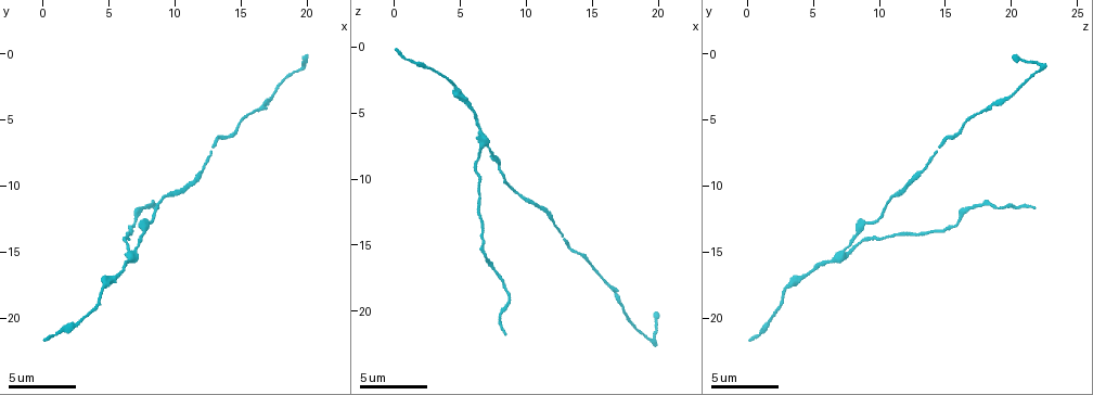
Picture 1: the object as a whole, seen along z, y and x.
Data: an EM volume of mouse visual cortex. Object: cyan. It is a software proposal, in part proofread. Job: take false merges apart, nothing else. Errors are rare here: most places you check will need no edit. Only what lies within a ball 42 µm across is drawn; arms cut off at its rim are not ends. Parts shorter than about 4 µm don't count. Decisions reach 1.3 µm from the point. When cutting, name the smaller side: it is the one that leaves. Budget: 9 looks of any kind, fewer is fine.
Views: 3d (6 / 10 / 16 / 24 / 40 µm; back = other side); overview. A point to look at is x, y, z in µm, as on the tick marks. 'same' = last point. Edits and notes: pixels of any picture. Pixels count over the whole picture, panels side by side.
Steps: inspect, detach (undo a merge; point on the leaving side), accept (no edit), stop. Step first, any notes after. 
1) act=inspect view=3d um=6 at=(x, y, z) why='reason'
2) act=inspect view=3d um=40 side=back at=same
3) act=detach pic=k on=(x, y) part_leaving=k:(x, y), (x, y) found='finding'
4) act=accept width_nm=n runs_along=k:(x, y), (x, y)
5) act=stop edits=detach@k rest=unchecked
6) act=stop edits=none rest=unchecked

act=inspect view=3d um=16 at=(4.4, 18.0, 2.8) why='thick turns thin'

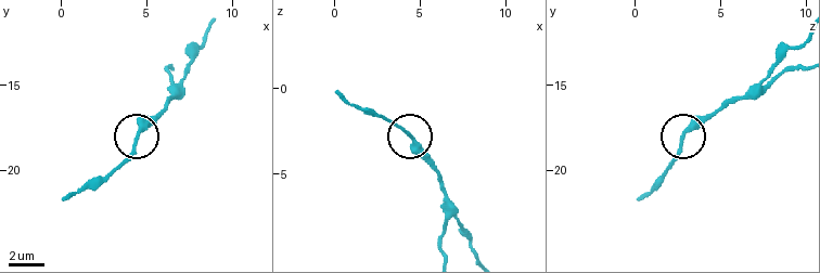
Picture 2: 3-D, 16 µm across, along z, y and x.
act=accept width_nm=240 runs_along=2:(210, 25), (174, 96), (113, 170) found='all the same cell'

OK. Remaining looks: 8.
act=inspect view=3d um=6 at=(6.6, 15.0, 7.6) why='arms part here'

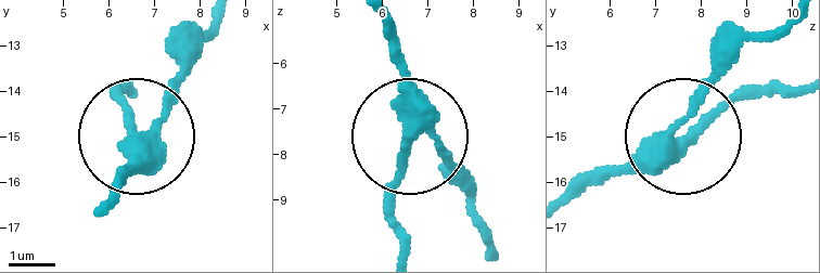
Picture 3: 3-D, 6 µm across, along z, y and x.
act=accept arms=3 runs_along=3:(488, 238), (441, 145), (406, 122), (395, 22) found='all the same cell'

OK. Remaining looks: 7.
act=inspect view=3d um=10 at=(8.8, 11.0, 10.6)

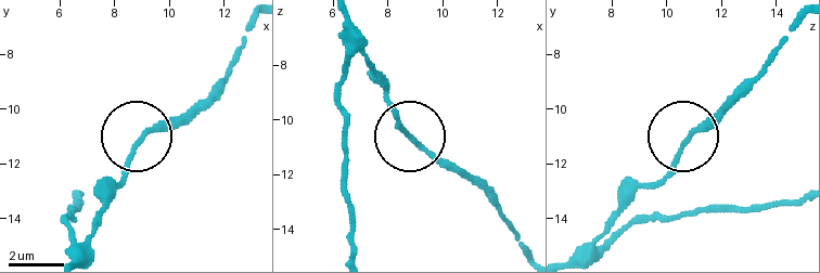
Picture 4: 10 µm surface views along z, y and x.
act=inspect view=3d um=10 side=back at=(9.0, 11.1, 10.8)

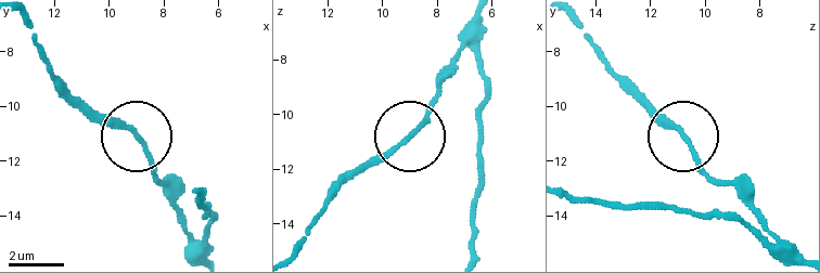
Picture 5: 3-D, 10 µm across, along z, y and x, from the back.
act=accept side_arm_um=22 runs_along=5:(412, 133), (354, 178) found='all the same cell'

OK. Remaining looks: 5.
act=inspect view=3d um=10 at=(6.8, 13.2, 15.2) why='thick turns thin'

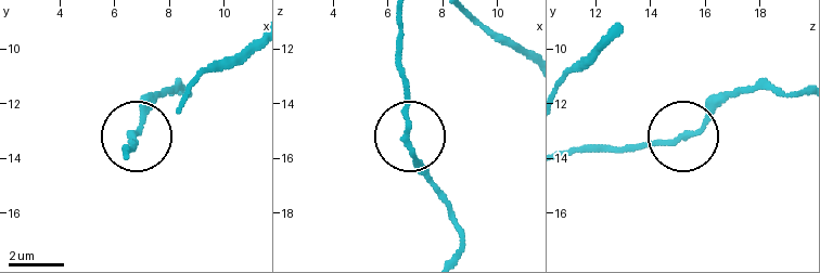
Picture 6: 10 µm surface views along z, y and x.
act=inspect view=3d um=6 at=(6.7, 13.2, 15.2)

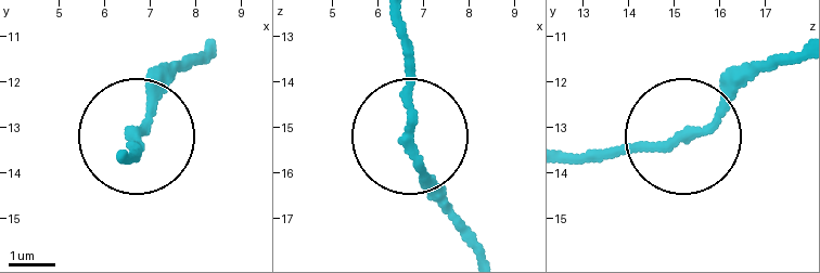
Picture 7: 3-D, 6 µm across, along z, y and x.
act=accept runs_along=7:(567, 158), (684, 139), (773, 57) found='one cell here'

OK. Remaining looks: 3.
act=stop edits=none rest=unchecked

